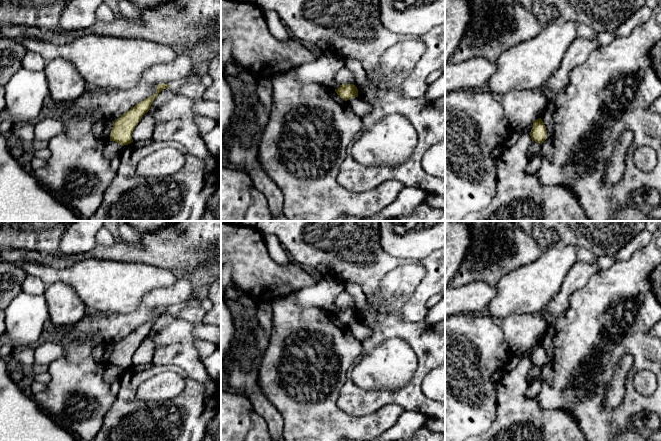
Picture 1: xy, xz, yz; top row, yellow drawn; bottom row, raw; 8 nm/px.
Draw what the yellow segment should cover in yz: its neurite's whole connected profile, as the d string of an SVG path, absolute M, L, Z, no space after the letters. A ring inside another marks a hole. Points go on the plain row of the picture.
M541 342L533 346L530 356L532 365L542 368L547 363L547 355Z

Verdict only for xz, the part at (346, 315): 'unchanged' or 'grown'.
unchanged

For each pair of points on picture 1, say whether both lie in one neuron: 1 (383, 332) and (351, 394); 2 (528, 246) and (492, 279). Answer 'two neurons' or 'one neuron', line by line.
1: one neuron
2: one neuron

